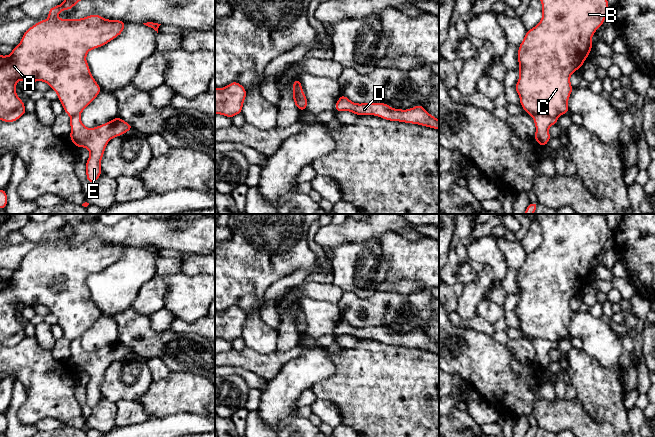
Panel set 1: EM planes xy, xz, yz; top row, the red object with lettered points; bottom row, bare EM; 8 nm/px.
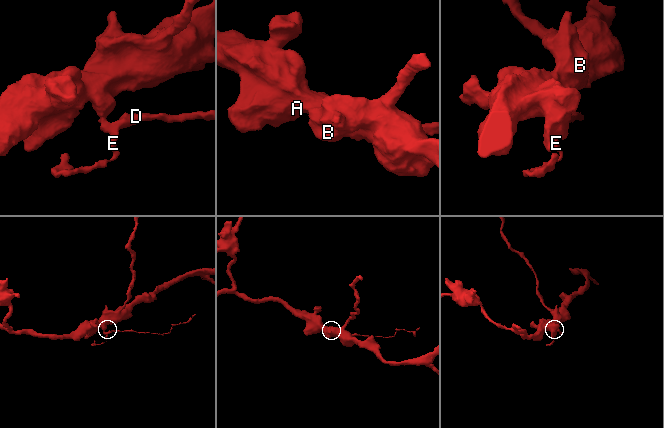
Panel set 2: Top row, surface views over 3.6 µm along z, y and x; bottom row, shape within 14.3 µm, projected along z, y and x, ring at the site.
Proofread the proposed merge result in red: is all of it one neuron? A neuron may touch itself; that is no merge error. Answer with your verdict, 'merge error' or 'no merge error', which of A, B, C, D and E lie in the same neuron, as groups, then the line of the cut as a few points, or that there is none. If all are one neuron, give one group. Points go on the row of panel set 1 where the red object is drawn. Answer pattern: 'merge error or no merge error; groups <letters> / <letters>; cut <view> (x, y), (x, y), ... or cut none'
merge error; groups A B C / D E; cut yz (533, 116), (547, 115), (556, 118)

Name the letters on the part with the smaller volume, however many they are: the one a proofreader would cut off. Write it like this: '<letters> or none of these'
D, E

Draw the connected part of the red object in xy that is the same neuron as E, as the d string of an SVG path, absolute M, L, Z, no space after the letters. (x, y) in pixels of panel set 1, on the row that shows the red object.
M79 115L70 120L70 139L76 147L87 148L90 156L86 161L86 176L89 183L94 184L102 173L101 160L108 142L133 129L133 126L116 117L113 120L95 128L87 128L82 124Z

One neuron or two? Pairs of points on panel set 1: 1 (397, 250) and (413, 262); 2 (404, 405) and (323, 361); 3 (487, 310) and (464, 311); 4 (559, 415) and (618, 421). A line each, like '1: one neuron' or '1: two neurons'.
1: one neuron
2: two neurons
3: two neurons
4: two neurons

